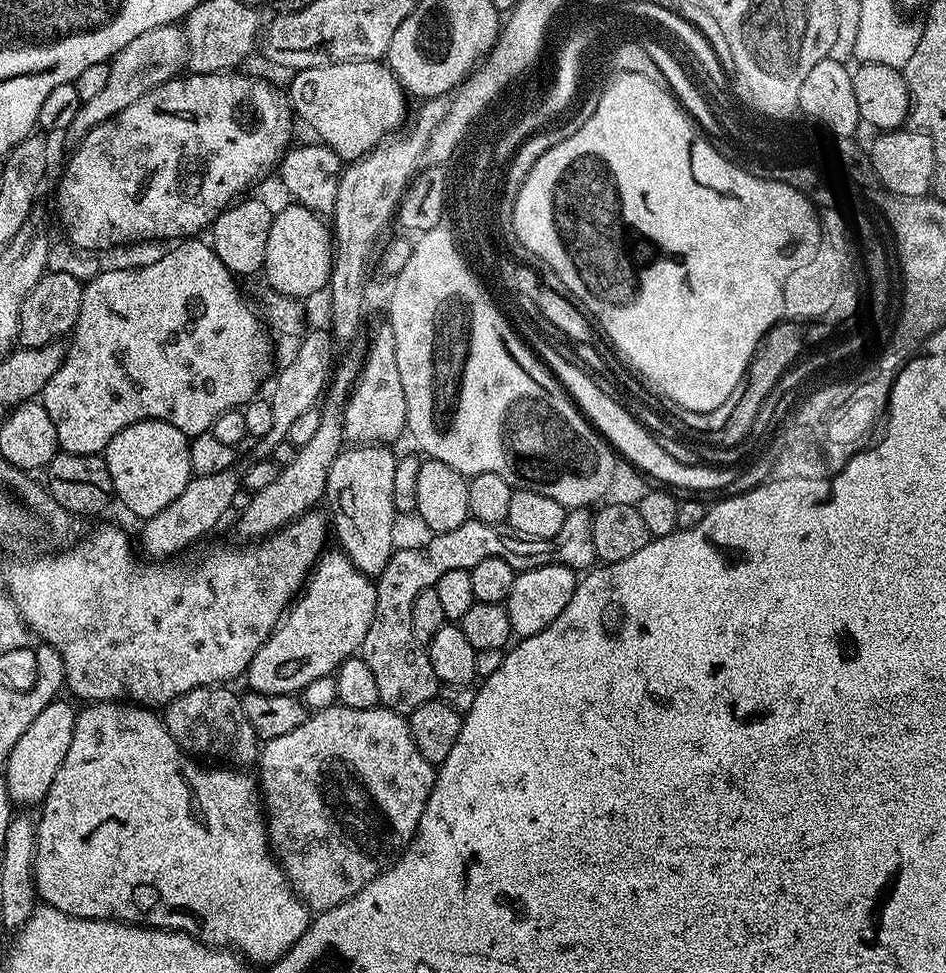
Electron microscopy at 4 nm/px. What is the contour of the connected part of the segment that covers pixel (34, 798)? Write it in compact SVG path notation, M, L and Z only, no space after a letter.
M57 698L26 726L26 734L14 742L14 750L10 750L7 764L3 765L2 783L8 787L9 798L13 805L28 810L31 804L39 805L50 790L50 782L54 782L54 774L58 774L58 766L62 766L62 758L66 758L66 750L70 750L70 738L74 738L74 722L77 709L71 708L63 698Z

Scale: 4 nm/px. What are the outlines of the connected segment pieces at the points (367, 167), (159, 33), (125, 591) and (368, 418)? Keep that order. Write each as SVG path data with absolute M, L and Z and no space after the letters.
M428 98L421 104L424 105L417 110L412 125L409 123L399 134L389 135L359 160L351 161L340 173L336 205L330 214L330 231L334 237L330 333L337 345L350 343L360 328L360 319L364 316L364 274L368 268L368 254L416 174L428 148L430 134L434 134L438 122L442 122L448 112L448 100L444 98Z
M179 23L158 26L154 30L146 30L146 34L138 34L134 42L127 44L117 56L112 57L106 86L90 101L81 103L78 114L74 114L74 122L70 122L67 135L73 136L73 141L80 141L91 128L114 118L114 114L126 110L130 102L138 102L142 94L154 90L168 80L176 79L185 71L187 64L188 43Z
M319 511L305 512L286 527L280 528L271 536L261 539L259 542L248 542L244 548L216 548L208 552L196 564L193 572L187 572L177 561L172 558L163 562L149 562L147 559L138 557L132 553L132 544L128 536L120 528L112 524L104 524L96 528L92 533L85 535L76 541L70 548L57 551L55 554L36 554L33 560L16 560L4 572L4 584L8 596L16 604L20 616L25 625L33 633L41 637L43 643L50 645L62 658L64 667L64 683L67 691L72 691L80 702L131 702L153 710L163 709L174 698L186 694L195 688L210 688L213 686L224 686L235 676L243 677L248 670L248 663L254 658L254 654L270 638L270 634L276 629L285 612L295 601L298 593L303 589L304 582L309 572L316 566L325 551L324 543L330 540L330 524L327 519L319 516Z
M380 322L372 341L368 344L368 353L363 354L362 363L356 376L356 383L342 408L344 439L349 445L362 444L391 445L405 435L408 427L408 407L406 390L402 390L402 378L398 375L398 354L394 354L394 334L387 323Z

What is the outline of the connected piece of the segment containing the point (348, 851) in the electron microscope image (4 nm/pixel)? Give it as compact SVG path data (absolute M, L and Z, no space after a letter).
M343 706L324 708L320 712L312 712L298 730L290 730L290 734L282 734L282 738L270 738L263 741L258 757L258 791L262 797L262 811L266 817L268 830L268 847L271 848L276 861L284 871L284 876L296 891L300 901L308 907L309 913L319 914L346 902L358 890L367 886L379 872L383 872L408 848L418 830L418 822L422 818L422 810L426 810L426 802L430 798L430 790L436 781L437 769L422 754L418 754L418 746L414 746L414 738L410 734L407 719L401 713L391 712L389 708L377 706L366 710L354 710Z

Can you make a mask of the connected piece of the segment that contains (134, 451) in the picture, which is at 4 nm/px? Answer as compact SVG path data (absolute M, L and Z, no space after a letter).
M143 420L126 426L126 430L119 432L102 453L110 470L115 499L121 500L139 518L166 510L166 506L186 490L194 475L190 466L189 443L189 437L184 436L182 430L161 420Z

